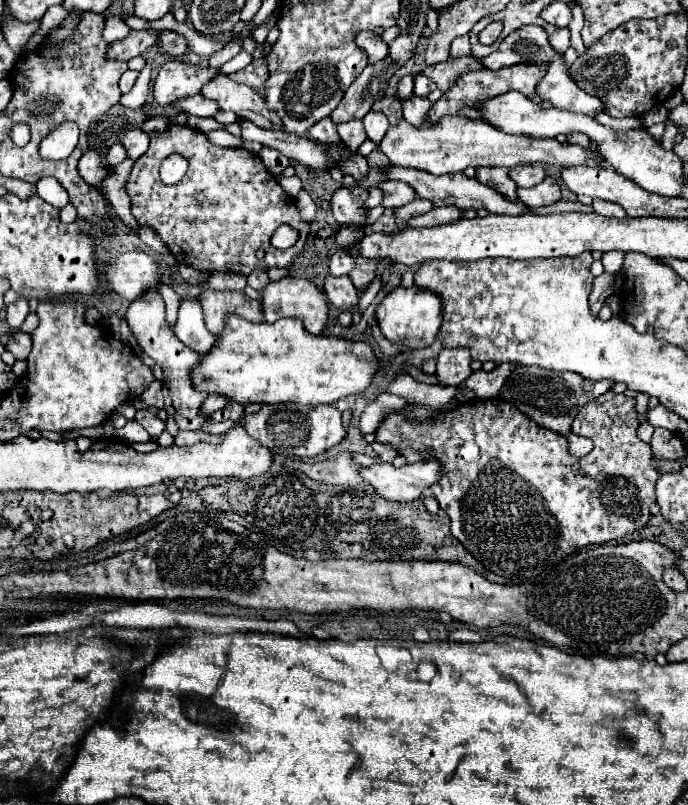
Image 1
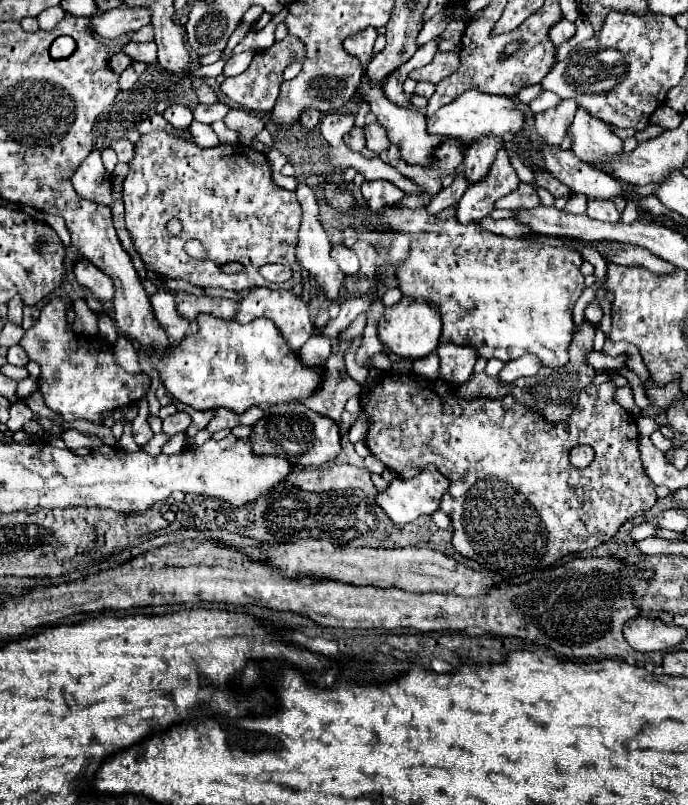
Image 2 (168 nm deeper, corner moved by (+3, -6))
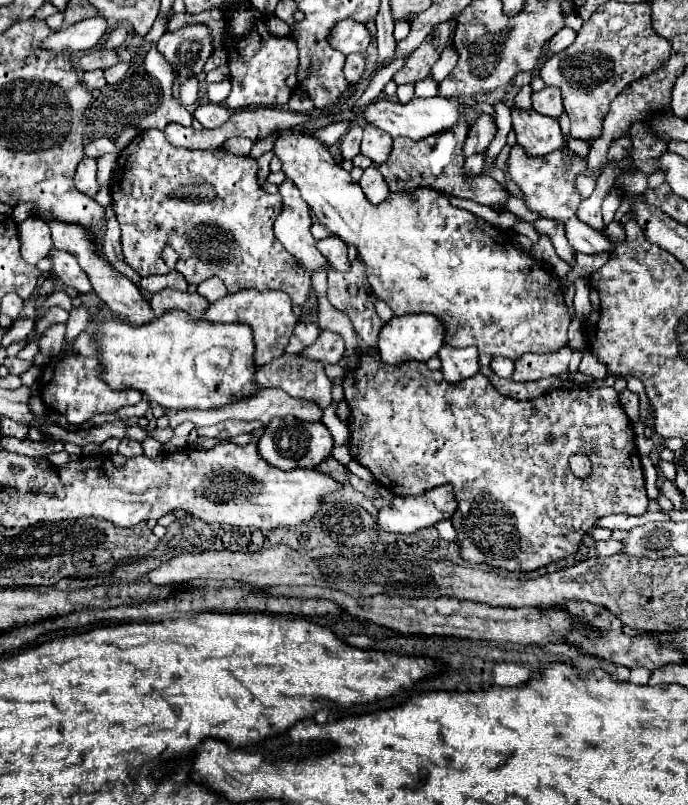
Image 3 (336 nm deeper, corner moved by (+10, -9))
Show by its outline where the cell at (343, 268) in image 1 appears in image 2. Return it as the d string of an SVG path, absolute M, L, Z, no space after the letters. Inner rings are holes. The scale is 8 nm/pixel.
M335 243L333 245L331 257L339 263L339 267L341 267L341 271L345 275L355 275L359 271L359 259L357 259L355 251L349 249L349 247L345 247L343 243Z

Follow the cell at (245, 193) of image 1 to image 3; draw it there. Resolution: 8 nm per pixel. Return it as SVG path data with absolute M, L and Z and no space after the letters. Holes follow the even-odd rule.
M144 130L122 150L110 182L110 190L114 212L122 230L124 260L140 276L168 272L168 266L162 260L162 248L168 242L180 256L174 270L180 272L188 280L188 284L198 286L206 278L218 276L226 284L228 292L238 292L244 288L254 288L258 292L284 290L294 304L302 306L306 302L306 296L312 290L310 276L306 276L306 272L302 272L302 268L294 264L294 258L274 236L274 220L282 212L282 196L268 194L258 184L258 166L254 158L236 156L224 148L174 148L162 132Z

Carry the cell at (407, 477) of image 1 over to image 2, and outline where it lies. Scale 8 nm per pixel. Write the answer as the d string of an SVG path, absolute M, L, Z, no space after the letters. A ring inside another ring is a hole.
M431 465L413 479L393 479L387 491L379 493L377 505L393 523L405 525L421 515L435 513L447 489L449 479Z

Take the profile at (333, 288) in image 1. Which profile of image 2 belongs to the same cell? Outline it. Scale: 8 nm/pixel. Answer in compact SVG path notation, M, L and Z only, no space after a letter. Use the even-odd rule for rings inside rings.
M297 183L297 199L299 199L299 205L301 205L301 227L299 227L299 233L297 233L297 265L307 271L325 291L325 295L329 299L335 299L339 295L339 289L343 285L343 273L339 269L339 265L331 259L331 243L329 243L329 237L325 233L325 229L321 227L319 223L319 207L317 207L317 199L315 199L315 193L305 185L305 183Z

